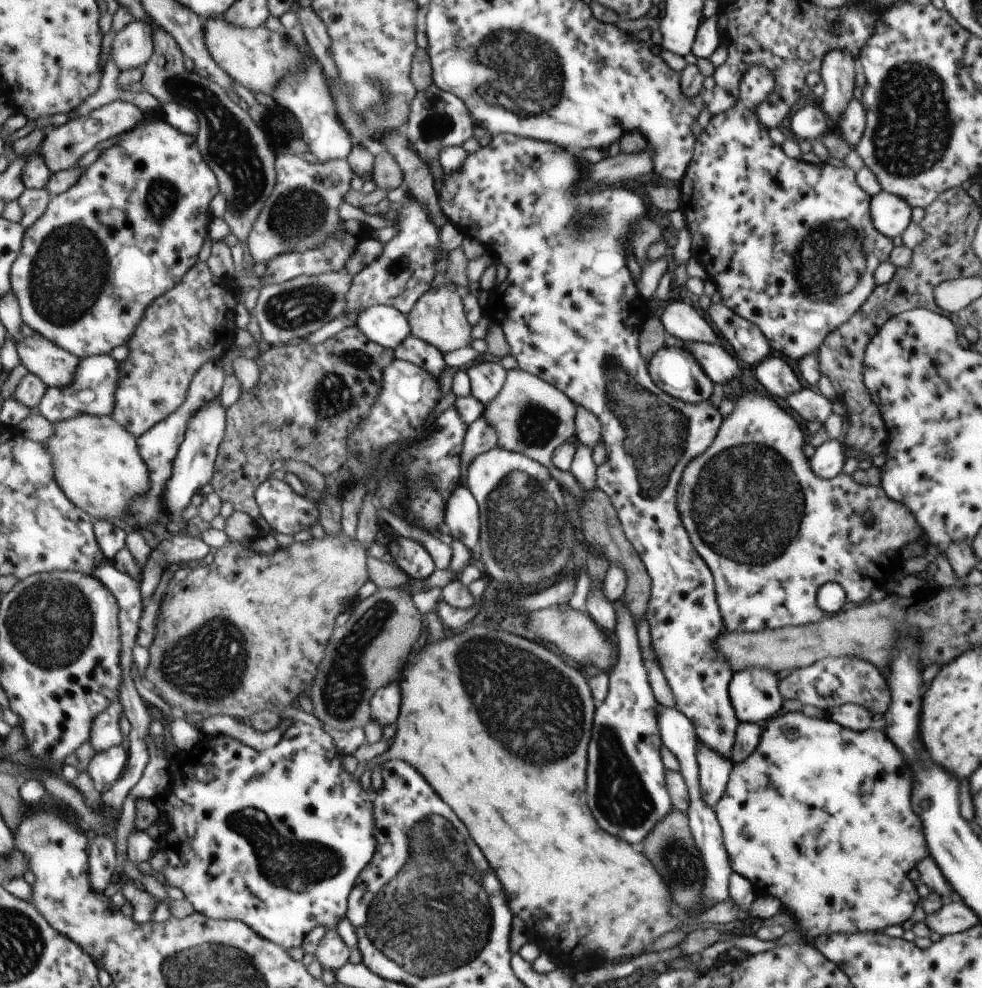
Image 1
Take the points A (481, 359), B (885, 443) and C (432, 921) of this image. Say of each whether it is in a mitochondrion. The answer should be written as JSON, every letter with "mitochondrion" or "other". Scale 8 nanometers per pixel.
{"A":"other","B":"other","C":"mitochondrion"}

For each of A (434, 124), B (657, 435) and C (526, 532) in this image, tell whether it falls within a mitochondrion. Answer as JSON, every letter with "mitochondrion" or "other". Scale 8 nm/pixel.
{"A":"mitochondrion","B":"mitochondrion","C":"mitochondrion"}

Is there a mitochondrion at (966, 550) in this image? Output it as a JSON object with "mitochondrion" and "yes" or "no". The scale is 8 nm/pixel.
{"mitochondrion":"no"}

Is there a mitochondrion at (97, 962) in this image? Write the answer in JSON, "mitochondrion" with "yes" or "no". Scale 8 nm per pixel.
{"mitochondrion":"no"}

